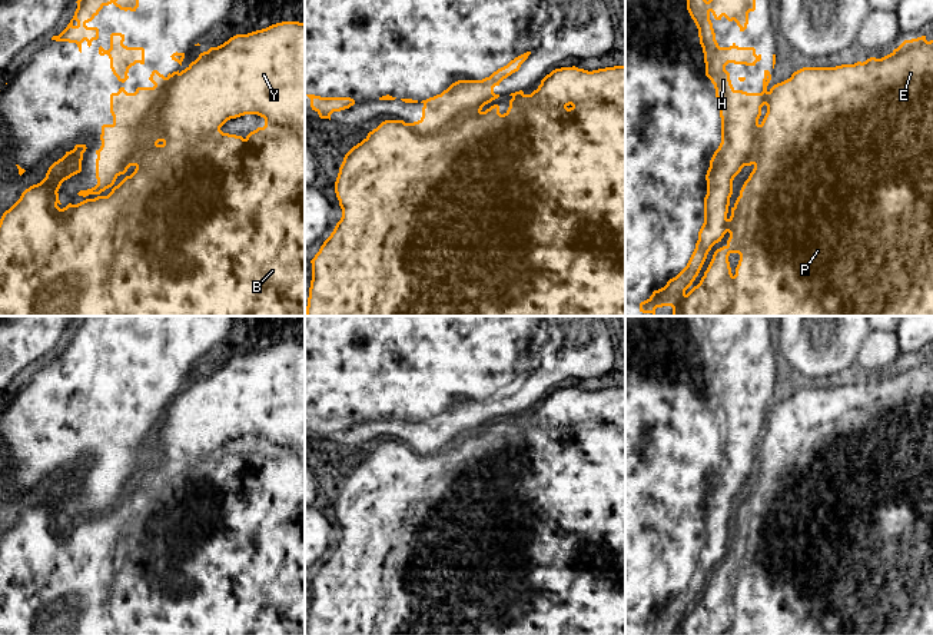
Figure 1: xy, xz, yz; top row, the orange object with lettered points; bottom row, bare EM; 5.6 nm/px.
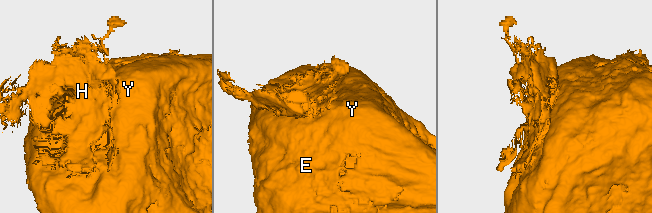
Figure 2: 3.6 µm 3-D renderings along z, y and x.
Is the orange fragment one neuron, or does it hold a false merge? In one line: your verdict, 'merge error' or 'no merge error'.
merge error

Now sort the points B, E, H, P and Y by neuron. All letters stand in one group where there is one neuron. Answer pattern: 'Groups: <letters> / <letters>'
Groups: B E P Y / H

